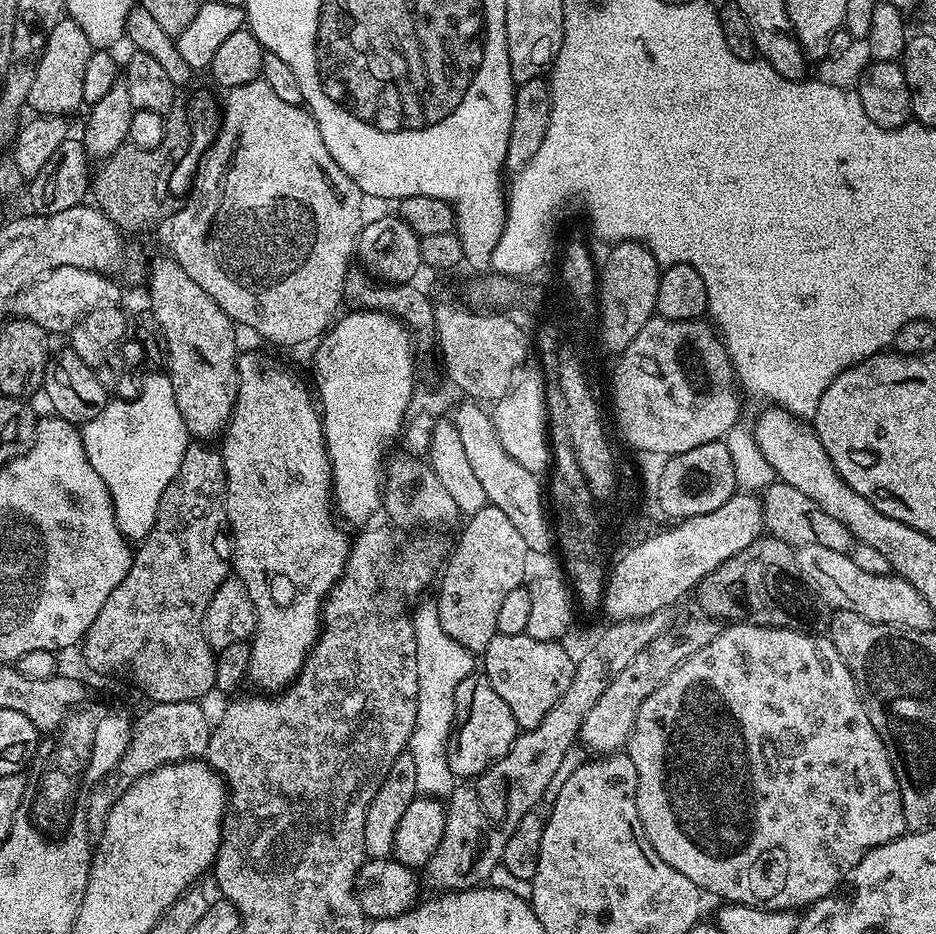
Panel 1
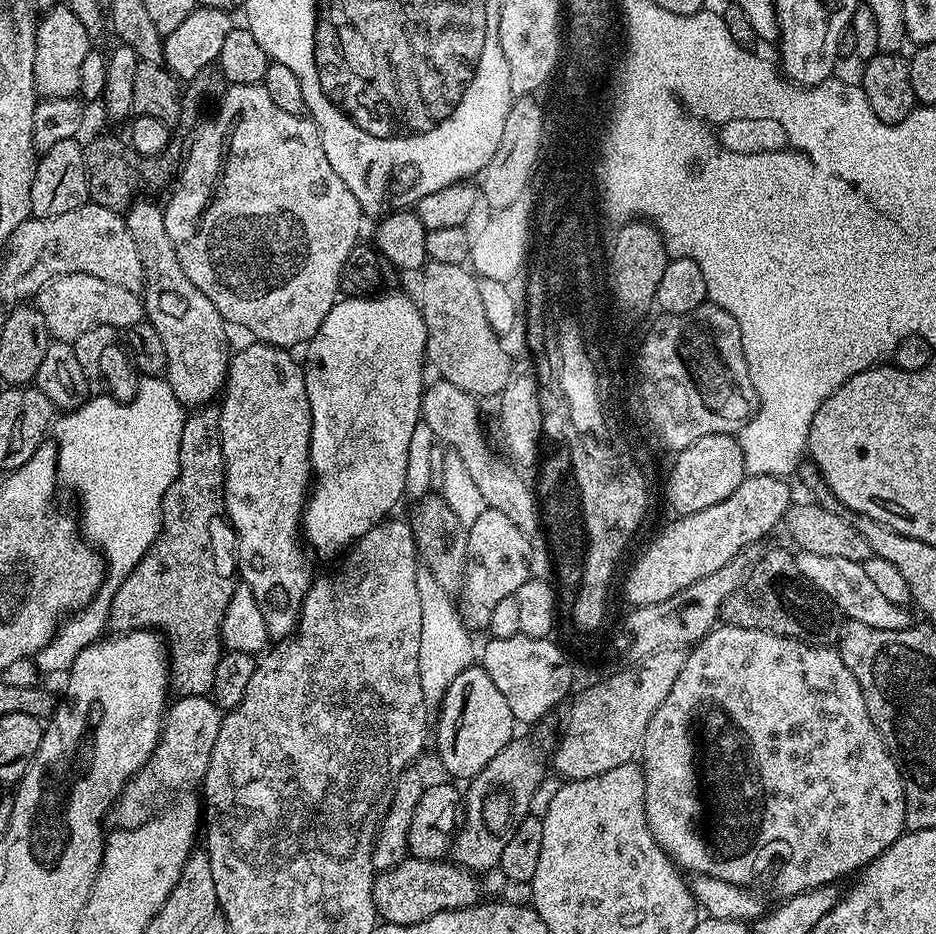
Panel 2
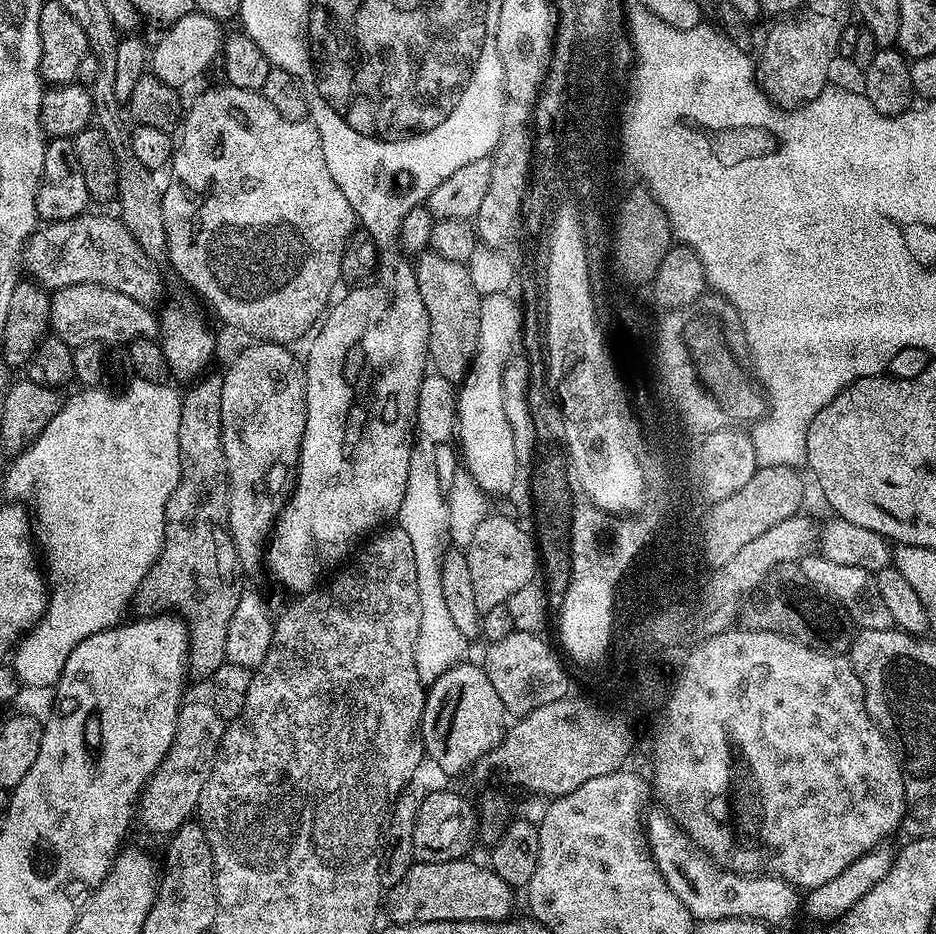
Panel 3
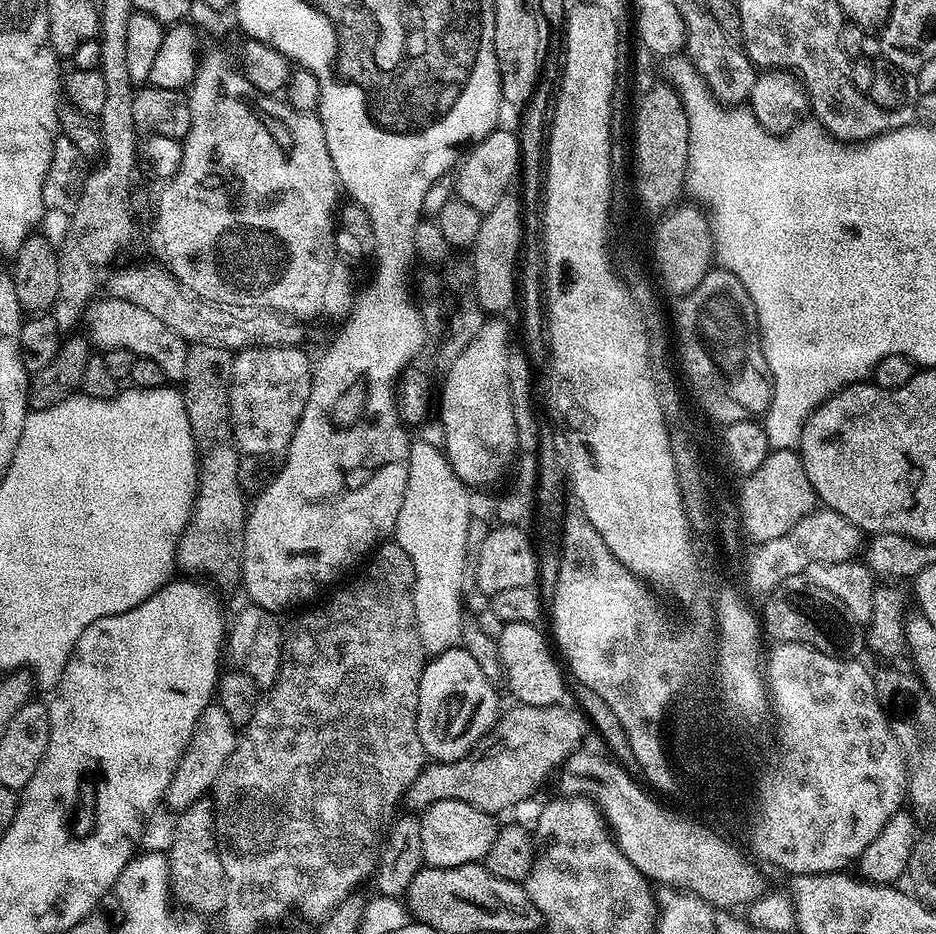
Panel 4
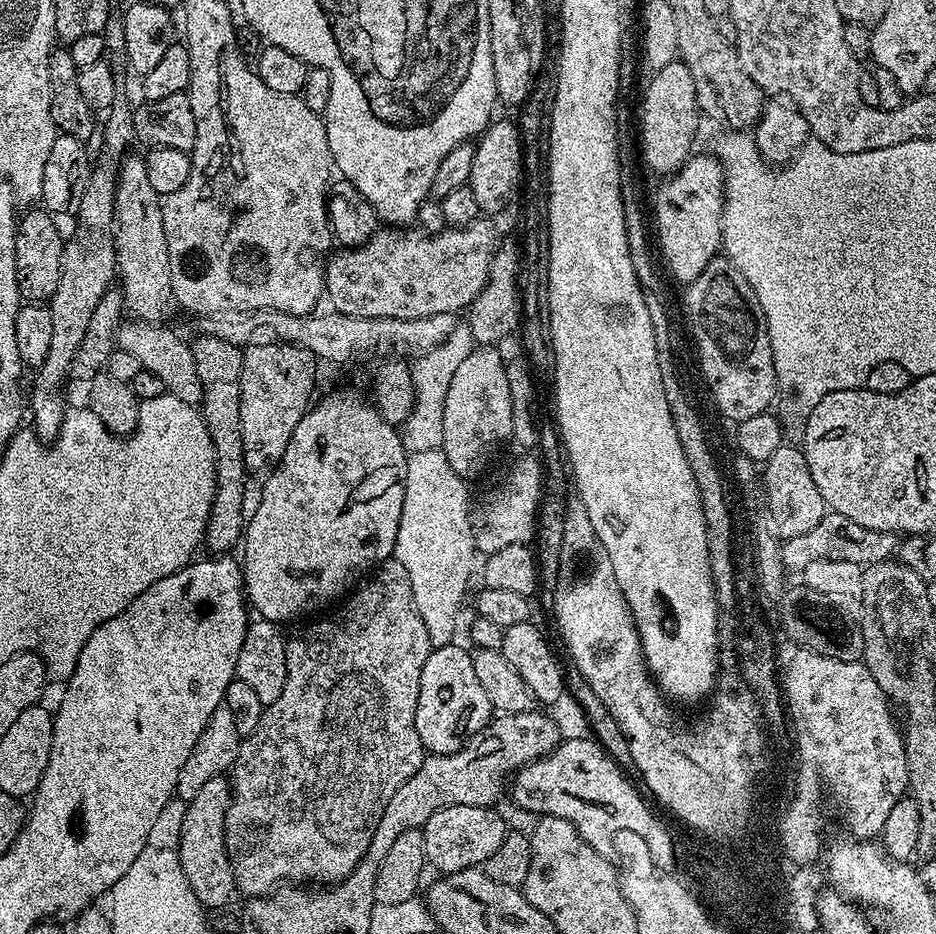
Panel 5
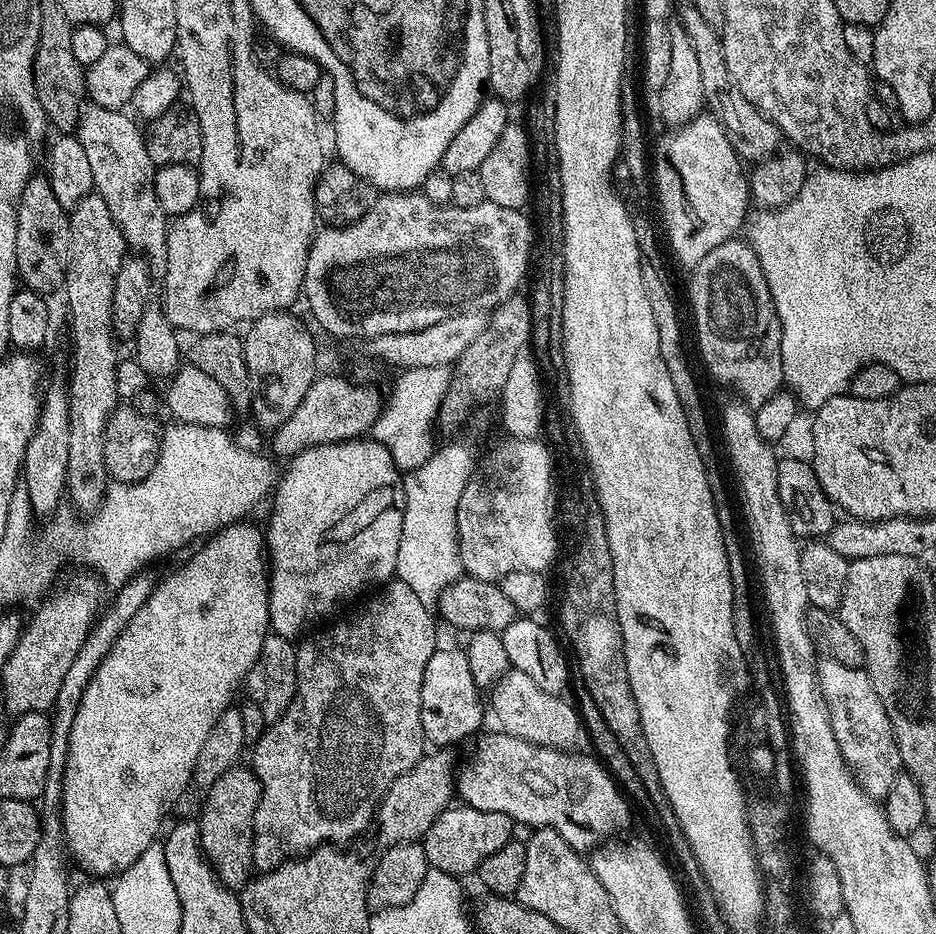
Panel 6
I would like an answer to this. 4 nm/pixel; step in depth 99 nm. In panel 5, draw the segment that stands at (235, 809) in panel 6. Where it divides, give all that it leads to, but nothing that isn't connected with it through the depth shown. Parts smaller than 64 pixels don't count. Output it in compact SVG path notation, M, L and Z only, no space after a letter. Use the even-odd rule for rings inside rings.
M227 775L215 776L194 794L192 800L187 801L184 812L184 821L180 824L180 844L178 851L182 870L194 890L194 894L204 905L205 909L220 908L228 899L231 898L232 892L237 891L236 872L232 868L232 860L228 857L228 851L224 845L224 823L226 822L226 813L228 813L228 804L232 801L232 786Z

